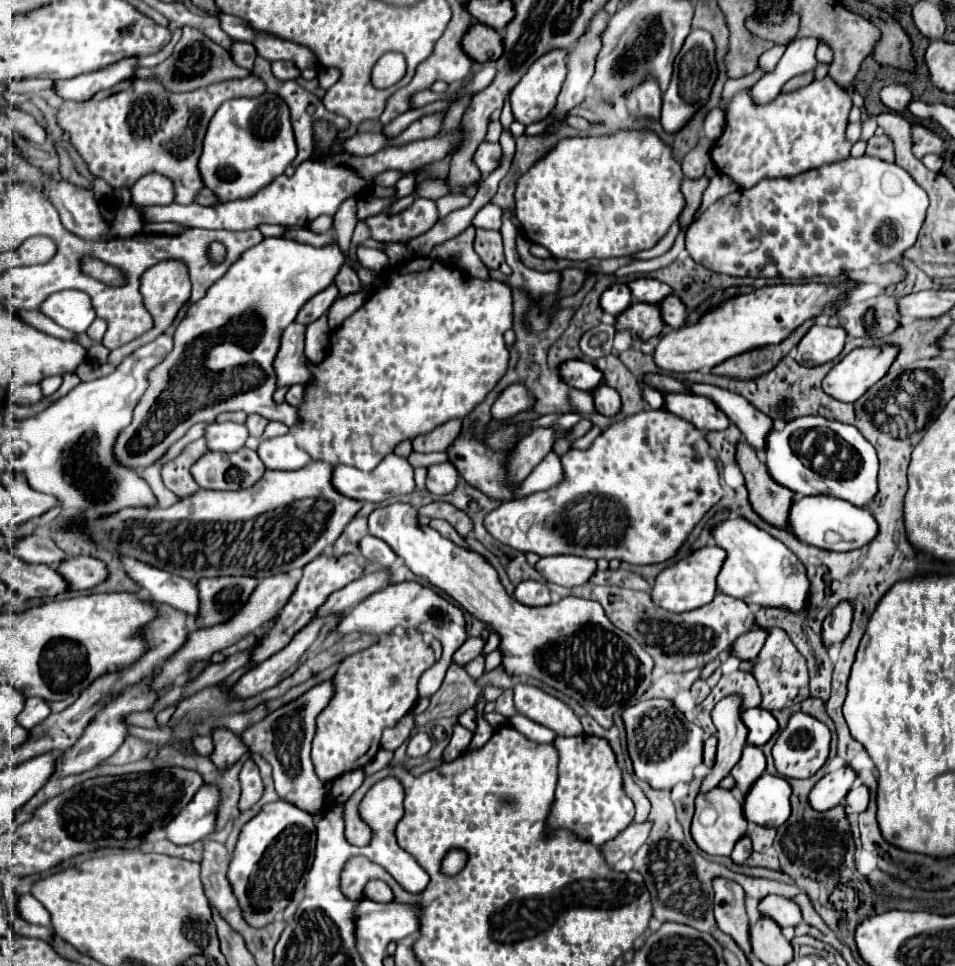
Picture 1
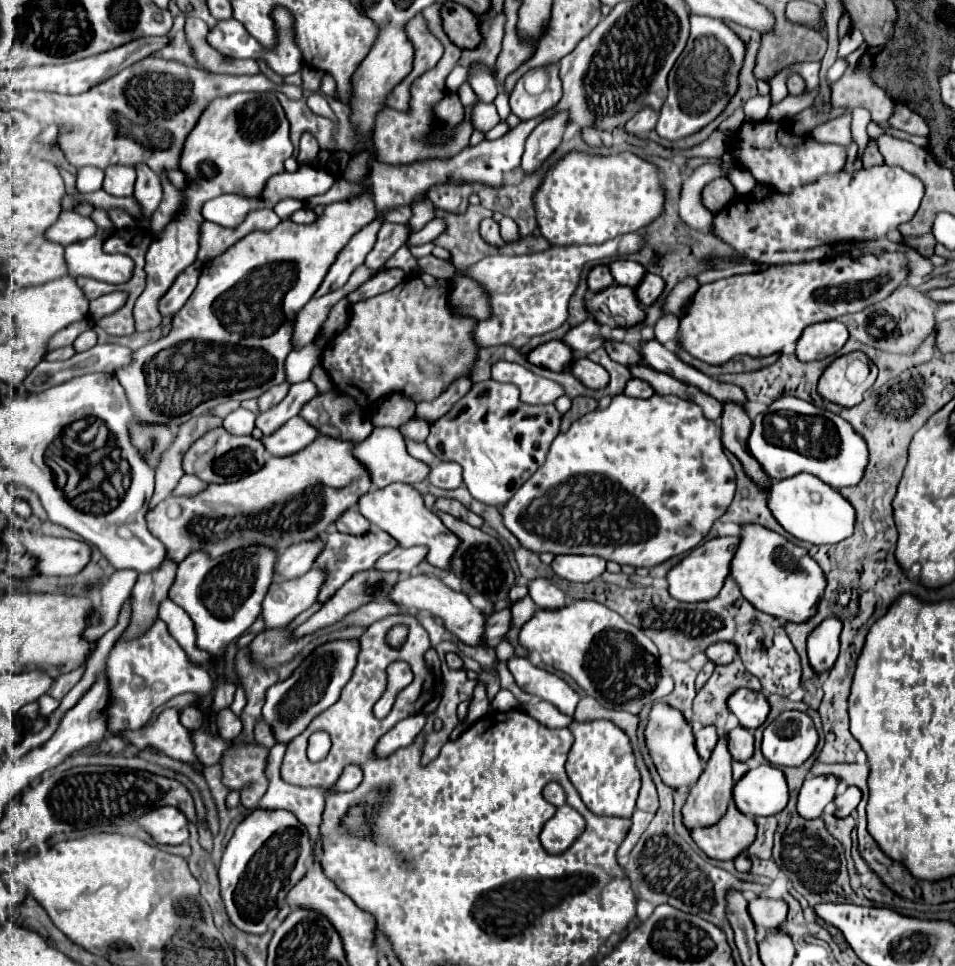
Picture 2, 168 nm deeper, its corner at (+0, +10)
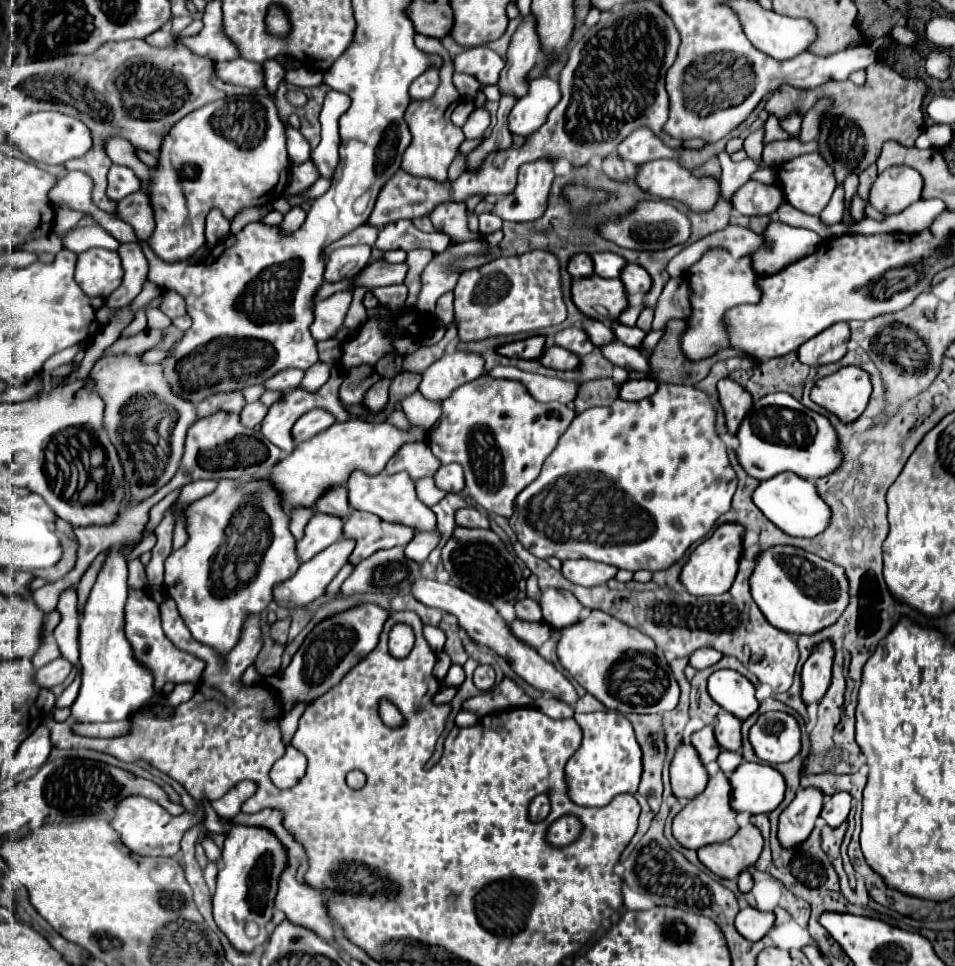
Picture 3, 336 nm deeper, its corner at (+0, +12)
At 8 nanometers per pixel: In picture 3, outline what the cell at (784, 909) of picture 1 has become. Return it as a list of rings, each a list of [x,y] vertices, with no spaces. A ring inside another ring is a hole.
[[[753,906],[743,908],[735,918],[735,928],[739,930],[739,934],[743,934],[743,938],[747,938],[751,942],[761,940],[773,924],[775,924],[773,912],[761,912]]]

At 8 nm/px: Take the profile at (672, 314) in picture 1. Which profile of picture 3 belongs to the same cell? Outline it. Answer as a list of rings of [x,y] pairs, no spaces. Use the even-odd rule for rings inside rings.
[[[627,264],[625,270],[623,270],[621,280],[623,280],[623,286],[625,286],[627,294],[645,294],[653,286],[651,276],[639,264]]]

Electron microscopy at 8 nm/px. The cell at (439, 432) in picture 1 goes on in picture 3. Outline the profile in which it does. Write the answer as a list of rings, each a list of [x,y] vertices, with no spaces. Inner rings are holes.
[[[451,350],[451,352],[445,352],[437,362],[433,362],[423,372],[419,392],[427,400],[443,402],[451,396],[455,388],[459,388],[469,380],[475,380],[483,372],[485,372],[483,358],[479,354]]]

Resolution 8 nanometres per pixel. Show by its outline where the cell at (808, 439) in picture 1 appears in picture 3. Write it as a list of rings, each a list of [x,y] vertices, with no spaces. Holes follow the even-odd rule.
[[[767,394],[753,404],[747,418],[743,418],[737,432],[737,456],[747,474],[757,480],[773,478],[781,472],[795,472],[801,478],[825,478],[835,474],[843,460],[841,440],[829,418],[805,408],[791,394]]]

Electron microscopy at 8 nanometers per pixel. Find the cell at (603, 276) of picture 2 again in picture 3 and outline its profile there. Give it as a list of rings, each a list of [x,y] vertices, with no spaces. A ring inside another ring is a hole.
[[[577,254],[577,256],[573,256],[567,270],[571,272],[573,278],[589,278],[589,276],[595,274],[593,260],[591,260],[591,256],[587,256],[587,254]]]

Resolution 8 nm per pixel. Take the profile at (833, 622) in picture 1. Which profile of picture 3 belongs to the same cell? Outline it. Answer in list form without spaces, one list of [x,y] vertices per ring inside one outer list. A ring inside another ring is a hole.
[[[823,640],[819,642],[809,660],[803,666],[801,672],[801,680],[803,680],[803,702],[809,706],[817,700],[823,698],[823,694],[827,692],[829,684],[831,684],[831,668],[833,668],[833,642],[831,640]]]

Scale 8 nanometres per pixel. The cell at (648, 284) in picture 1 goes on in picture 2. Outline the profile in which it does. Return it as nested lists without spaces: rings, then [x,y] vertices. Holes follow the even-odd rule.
[[[613,260],[609,262],[609,268],[615,284],[629,286],[629,288],[637,288],[635,284],[639,284],[645,274],[645,268],[633,260]]]

